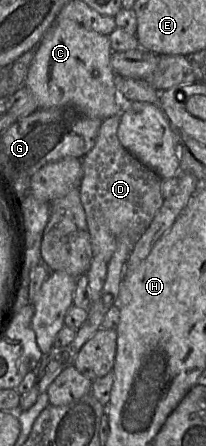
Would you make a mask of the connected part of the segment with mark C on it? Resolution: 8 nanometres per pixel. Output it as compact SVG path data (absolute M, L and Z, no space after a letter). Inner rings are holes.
M56 20L34 50L24 86L33 94L38 109L73 106L90 117L105 120L121 114L121 102L111 66L112 47L109 37L87 29L80 23Z

